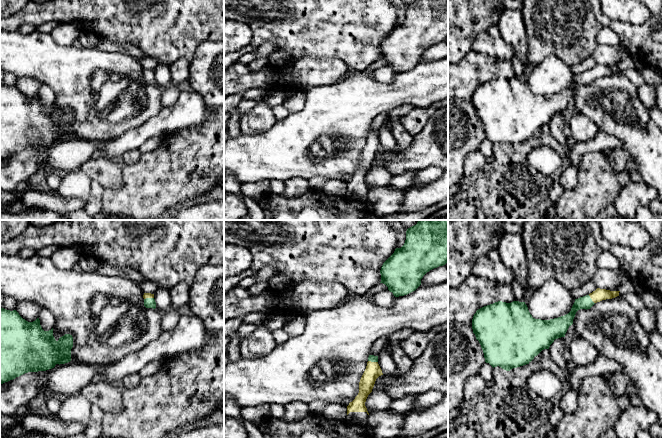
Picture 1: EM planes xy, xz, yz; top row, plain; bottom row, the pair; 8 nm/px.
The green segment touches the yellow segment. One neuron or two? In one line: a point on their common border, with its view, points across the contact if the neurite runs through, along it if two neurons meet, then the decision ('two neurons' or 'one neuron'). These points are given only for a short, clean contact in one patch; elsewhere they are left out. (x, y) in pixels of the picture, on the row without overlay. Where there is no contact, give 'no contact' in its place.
meets green in xz at (373, 137); runs through xz (372, 134), (373, 137), (373, 147); one neuron

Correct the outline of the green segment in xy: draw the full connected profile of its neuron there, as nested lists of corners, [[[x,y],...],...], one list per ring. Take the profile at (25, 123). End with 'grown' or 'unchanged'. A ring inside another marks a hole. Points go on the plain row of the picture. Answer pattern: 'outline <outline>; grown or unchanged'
outline [[[0,85],[0,160],[28,148],[46,147],[54,144],[56,140],[70,138],[72,123],[72,111],[65,110],[56,117],[53,104],[44,107],[39,94],[28,98],[16,86]]]; unchanged

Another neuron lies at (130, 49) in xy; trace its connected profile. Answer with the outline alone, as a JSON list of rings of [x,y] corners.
[[[101,40],[95,47],[103,52],[115,52],[127,54],[137,61],[141,61],[147,56],[134,44],[132,43],[116,43],[108,40]]]

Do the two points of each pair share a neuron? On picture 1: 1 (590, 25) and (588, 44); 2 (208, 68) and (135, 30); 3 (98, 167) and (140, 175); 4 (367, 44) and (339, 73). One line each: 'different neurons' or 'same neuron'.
1: same neuron
2: different neurons
3: different neurons
4: different neurons

